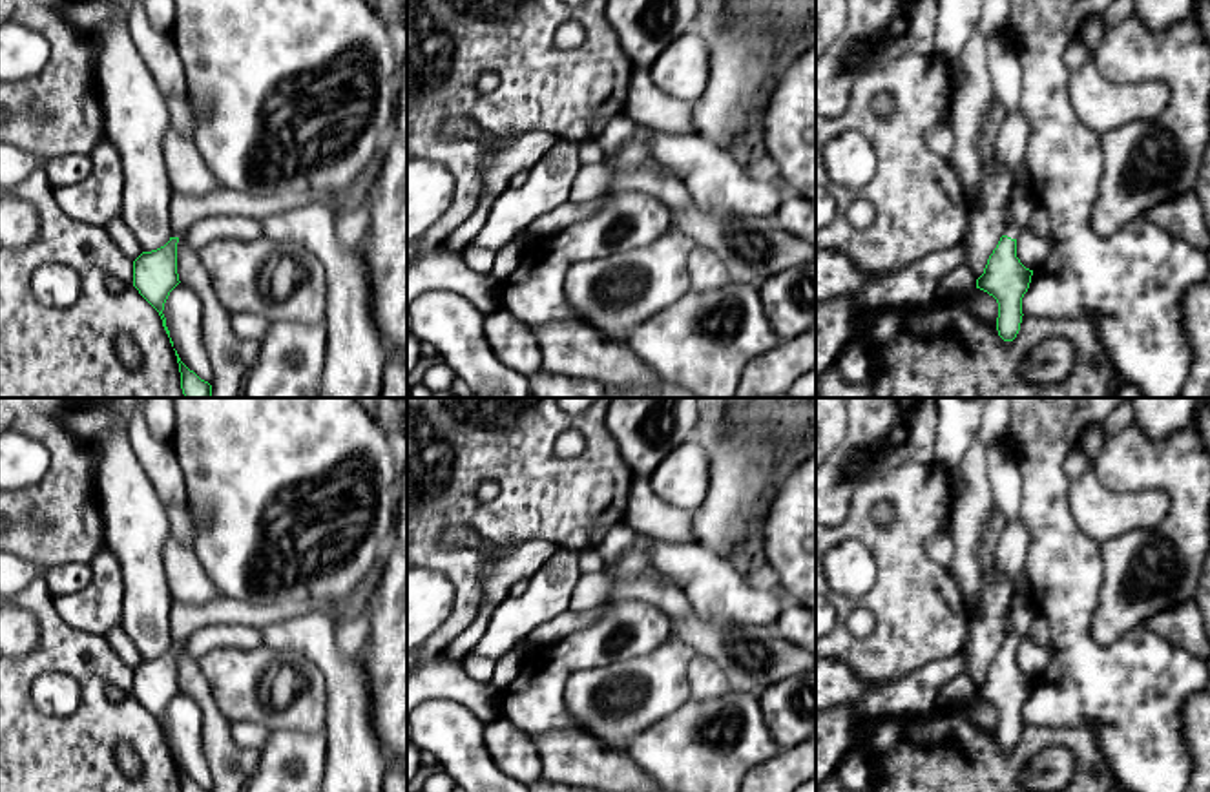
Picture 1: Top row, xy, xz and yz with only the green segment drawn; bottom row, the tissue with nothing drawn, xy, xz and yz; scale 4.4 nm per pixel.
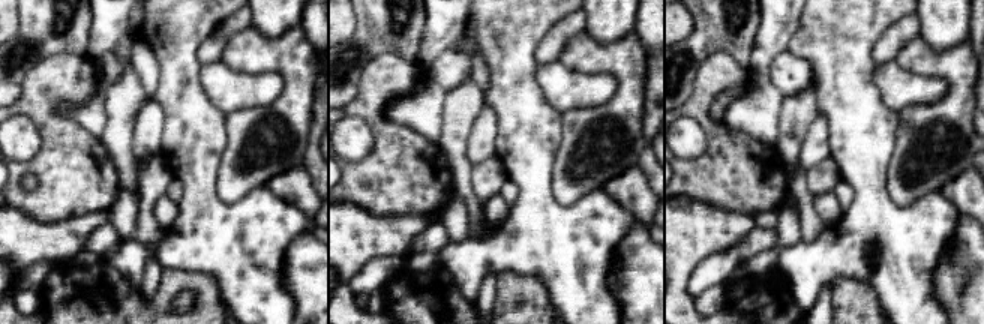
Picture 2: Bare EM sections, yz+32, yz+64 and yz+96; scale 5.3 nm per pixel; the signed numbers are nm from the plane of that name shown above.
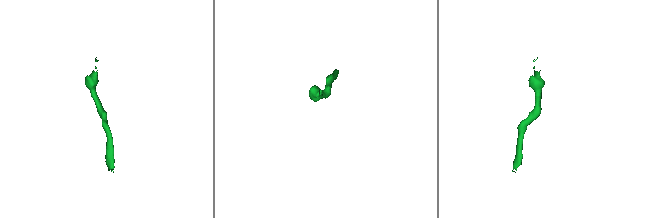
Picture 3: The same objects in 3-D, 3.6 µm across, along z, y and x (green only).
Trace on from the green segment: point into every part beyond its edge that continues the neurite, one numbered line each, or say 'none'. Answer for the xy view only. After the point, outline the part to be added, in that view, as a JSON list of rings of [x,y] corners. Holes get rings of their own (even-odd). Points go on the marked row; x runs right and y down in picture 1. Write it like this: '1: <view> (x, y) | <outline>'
1: xy (185, 210) | [[[215,188],[201,197],[173,192],[170,201],[172,237],[181,237],[195,221],[206,215],[250,215],[265,219],[319,199],[319,192],[276,193],[268,197],[226,188]]]

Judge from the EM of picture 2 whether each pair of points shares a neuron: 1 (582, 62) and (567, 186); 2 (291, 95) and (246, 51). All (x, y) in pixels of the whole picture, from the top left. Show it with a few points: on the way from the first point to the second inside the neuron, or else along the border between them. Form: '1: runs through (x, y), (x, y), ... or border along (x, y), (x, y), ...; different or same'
1: runs through (621, 77), (621, 96), (581, 128), (572, 147); same
2: runs through (291, 78), (270, 54), (263, 54); same

